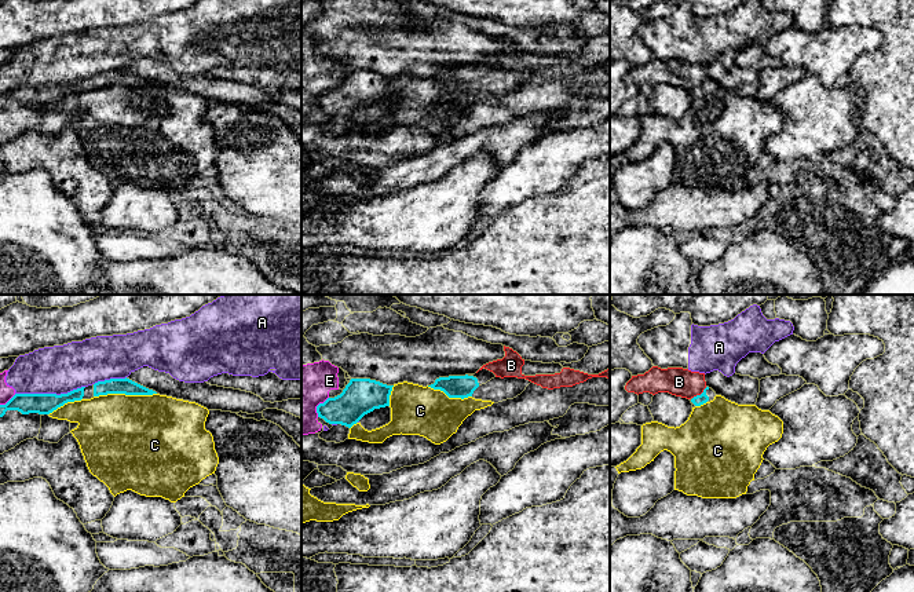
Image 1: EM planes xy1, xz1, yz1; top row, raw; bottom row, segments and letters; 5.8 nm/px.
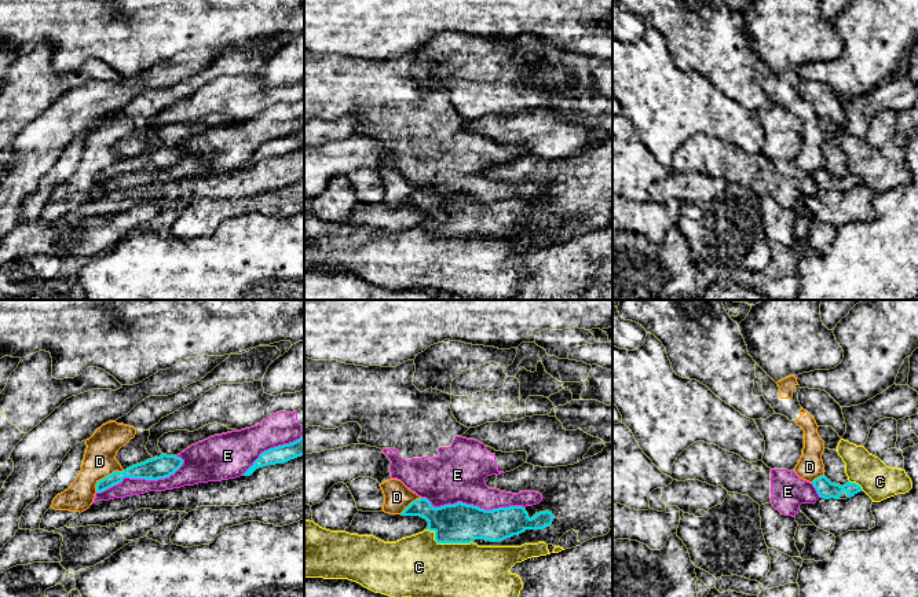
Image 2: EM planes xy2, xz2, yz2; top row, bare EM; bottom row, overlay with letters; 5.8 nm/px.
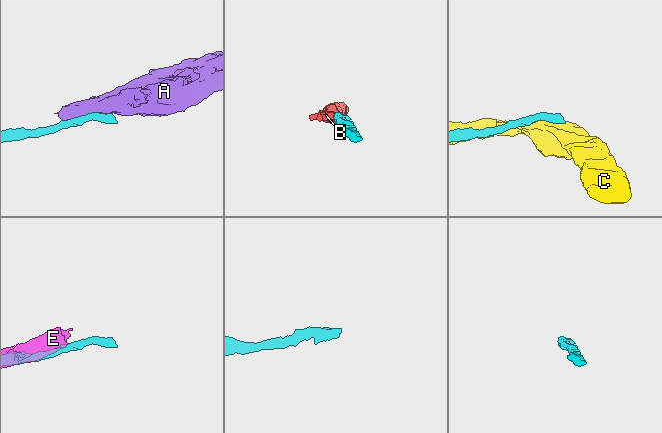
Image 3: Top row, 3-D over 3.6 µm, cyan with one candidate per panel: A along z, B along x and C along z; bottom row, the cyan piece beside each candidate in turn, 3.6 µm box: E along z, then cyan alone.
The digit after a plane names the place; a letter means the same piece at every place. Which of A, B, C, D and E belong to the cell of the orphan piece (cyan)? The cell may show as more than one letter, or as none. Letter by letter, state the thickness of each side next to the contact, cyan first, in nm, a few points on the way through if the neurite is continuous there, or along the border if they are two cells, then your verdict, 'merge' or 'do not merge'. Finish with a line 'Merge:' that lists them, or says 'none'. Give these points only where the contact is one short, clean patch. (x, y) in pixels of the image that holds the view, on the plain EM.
A: calibres 130 and 280 nm; do not merge
B: calibres 60 and 170 nm; border yz1 (706, 79), (693, 90); do not merge
C: calibres 100 and 480 nm; do not merge
D: calibres 120 and 190 nm; border xy2 (124, 163), (113, 163), (102, 169), (95, 183); do not merge
E: calibres 240 and 320 nm; do not merge
Merge: none

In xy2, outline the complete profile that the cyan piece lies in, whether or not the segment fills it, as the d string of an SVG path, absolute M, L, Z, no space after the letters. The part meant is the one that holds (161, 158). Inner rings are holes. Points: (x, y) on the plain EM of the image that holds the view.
M162 146L145 154L132 157L124 164L113 164L107 169L98 173L96 184L102 184L121 175L124 169L146 172L158 172L169 169L182 158L182 155L183 151L179 149Z

